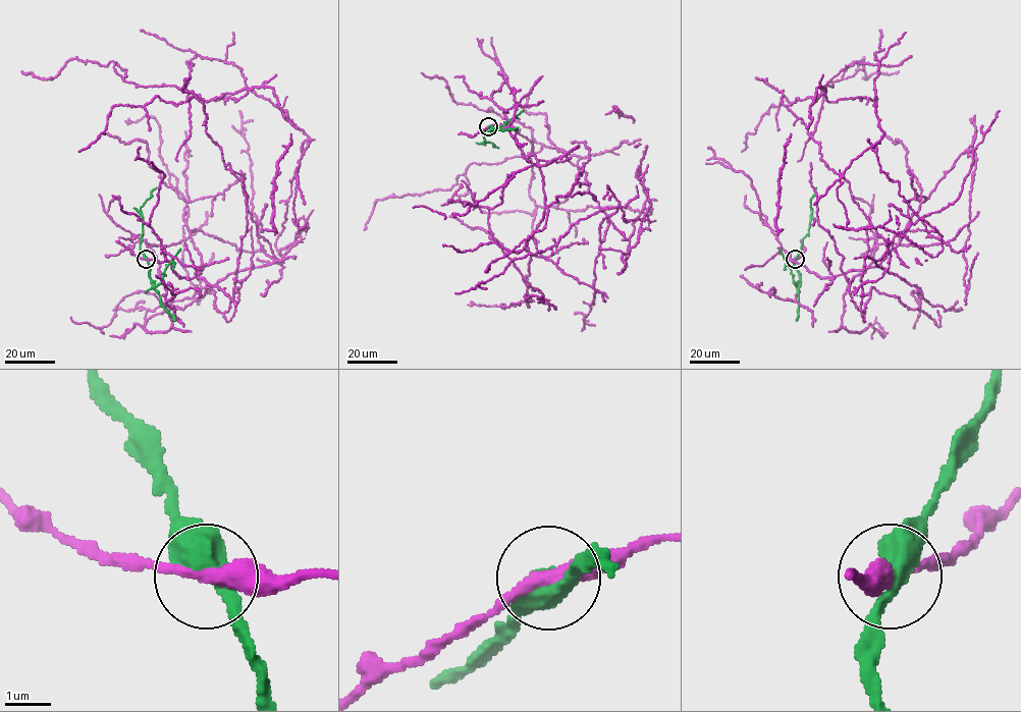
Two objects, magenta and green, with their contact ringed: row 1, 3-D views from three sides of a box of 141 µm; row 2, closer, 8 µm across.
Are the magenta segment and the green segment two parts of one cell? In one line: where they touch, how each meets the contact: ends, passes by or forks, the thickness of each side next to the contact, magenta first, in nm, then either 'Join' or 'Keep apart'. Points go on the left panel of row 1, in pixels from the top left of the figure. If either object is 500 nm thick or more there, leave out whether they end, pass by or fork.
Place: (146, 259). At the ring magenta passes by. At the ring green passes by. Thickness 340 nm (magenta) against 480 nm. Keep apart

